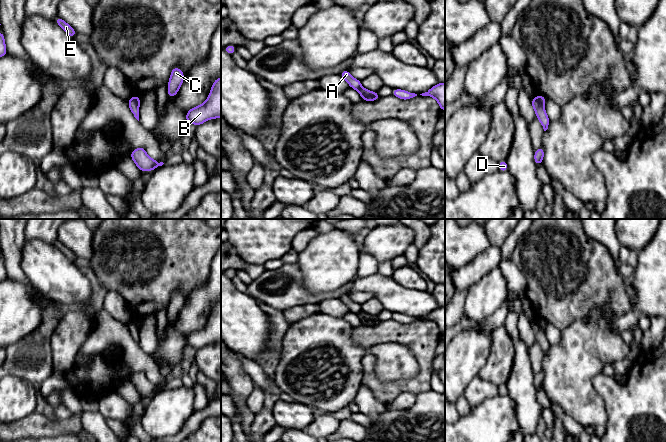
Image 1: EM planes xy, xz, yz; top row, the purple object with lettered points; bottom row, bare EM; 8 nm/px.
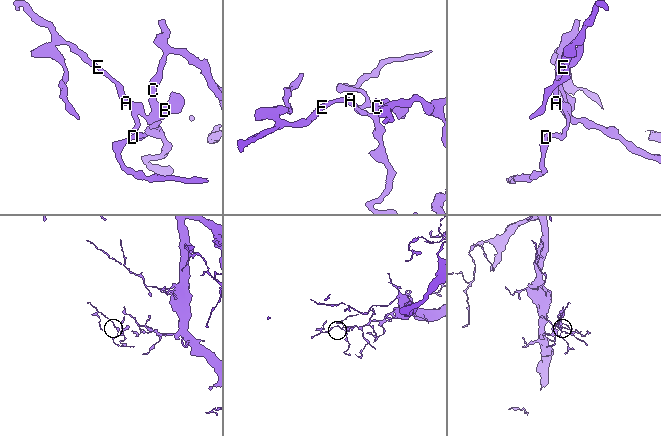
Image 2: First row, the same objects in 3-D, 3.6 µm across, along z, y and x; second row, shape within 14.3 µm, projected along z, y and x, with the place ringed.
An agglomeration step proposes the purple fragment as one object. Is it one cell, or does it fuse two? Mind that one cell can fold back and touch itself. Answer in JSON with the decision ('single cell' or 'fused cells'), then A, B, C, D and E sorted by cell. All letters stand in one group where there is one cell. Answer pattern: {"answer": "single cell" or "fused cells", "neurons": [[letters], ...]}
{"answer": "fused cells", "neurons": [["A", "D", "E"], ["B", "C"]]}

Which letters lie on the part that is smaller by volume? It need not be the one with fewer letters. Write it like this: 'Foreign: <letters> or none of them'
Foreign: A, D, E

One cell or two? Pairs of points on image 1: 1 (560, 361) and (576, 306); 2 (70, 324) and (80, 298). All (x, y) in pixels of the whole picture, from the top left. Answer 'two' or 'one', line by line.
1: two
2: two

